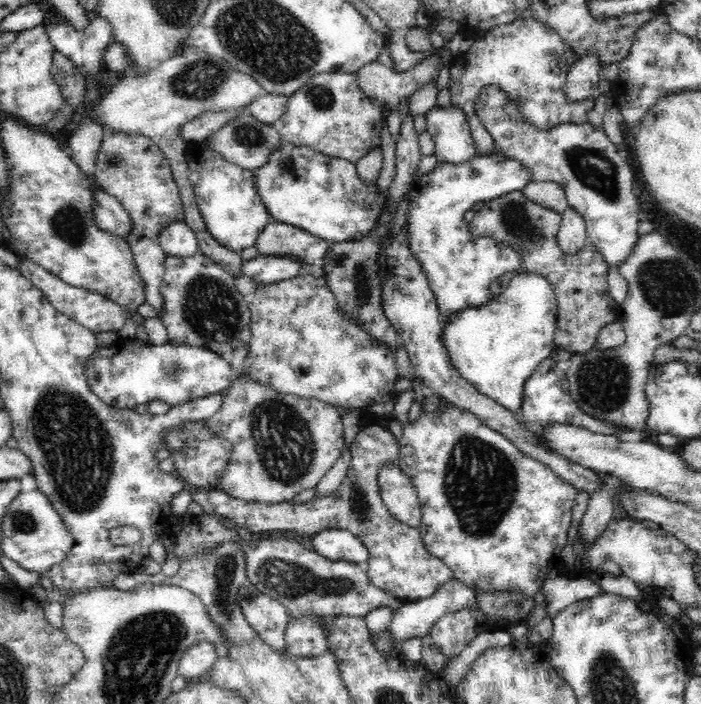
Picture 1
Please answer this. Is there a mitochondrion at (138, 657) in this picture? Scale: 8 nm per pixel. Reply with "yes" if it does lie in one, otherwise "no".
yes

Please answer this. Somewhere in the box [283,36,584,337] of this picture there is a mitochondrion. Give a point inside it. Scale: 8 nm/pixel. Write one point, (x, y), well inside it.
(517, 221)

